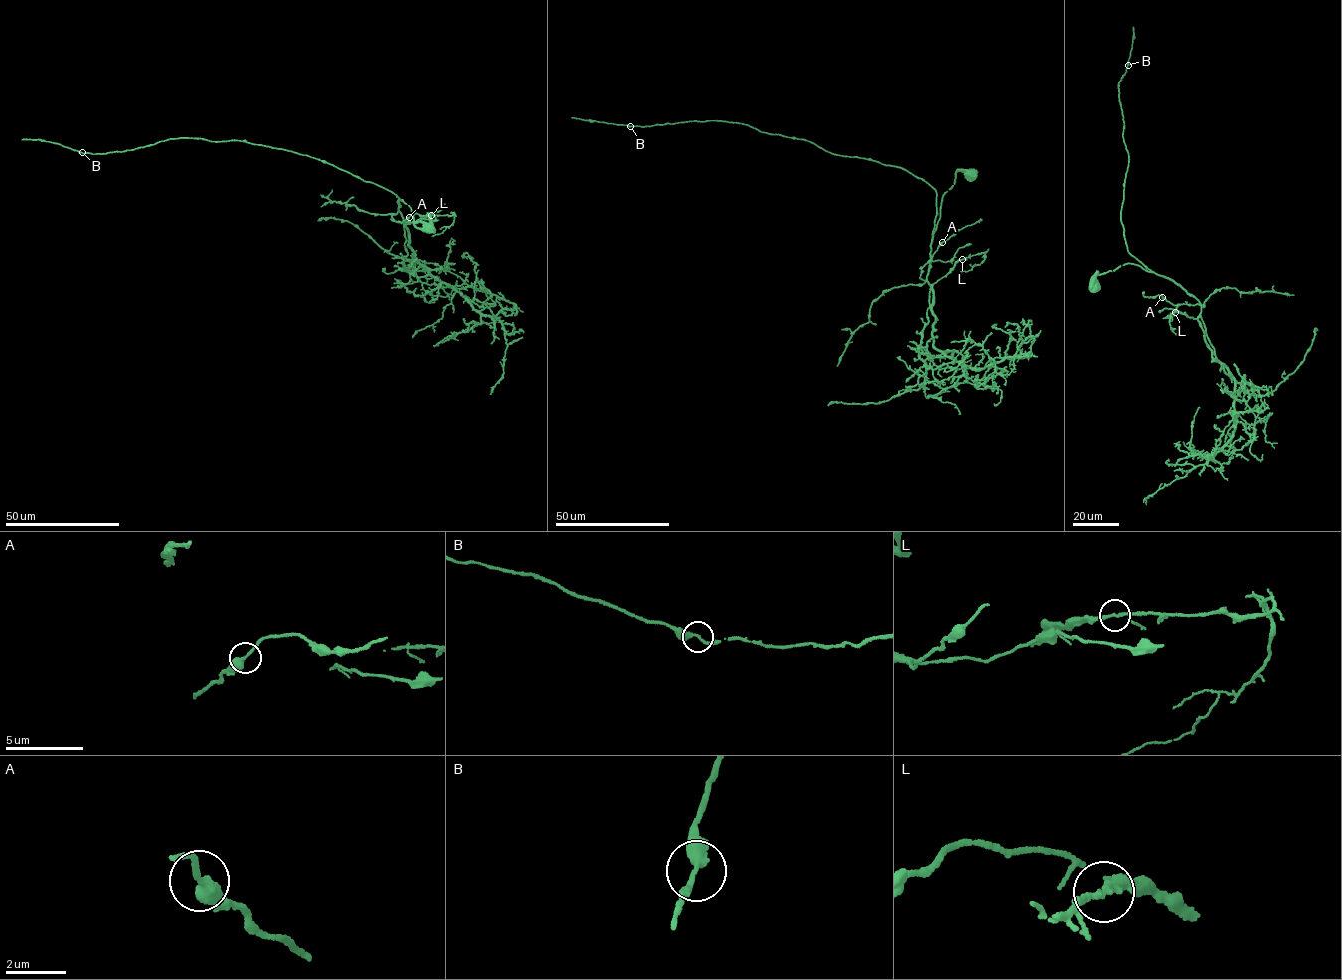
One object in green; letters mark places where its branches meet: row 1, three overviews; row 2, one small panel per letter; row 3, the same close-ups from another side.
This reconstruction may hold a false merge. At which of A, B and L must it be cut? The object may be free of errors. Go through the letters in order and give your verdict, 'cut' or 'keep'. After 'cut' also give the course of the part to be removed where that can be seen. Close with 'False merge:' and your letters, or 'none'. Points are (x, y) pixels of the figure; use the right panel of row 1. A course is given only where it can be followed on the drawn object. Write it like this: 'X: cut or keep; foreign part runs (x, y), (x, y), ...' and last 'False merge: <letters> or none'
A: keep
B: keep
L: keep
False merge: none

